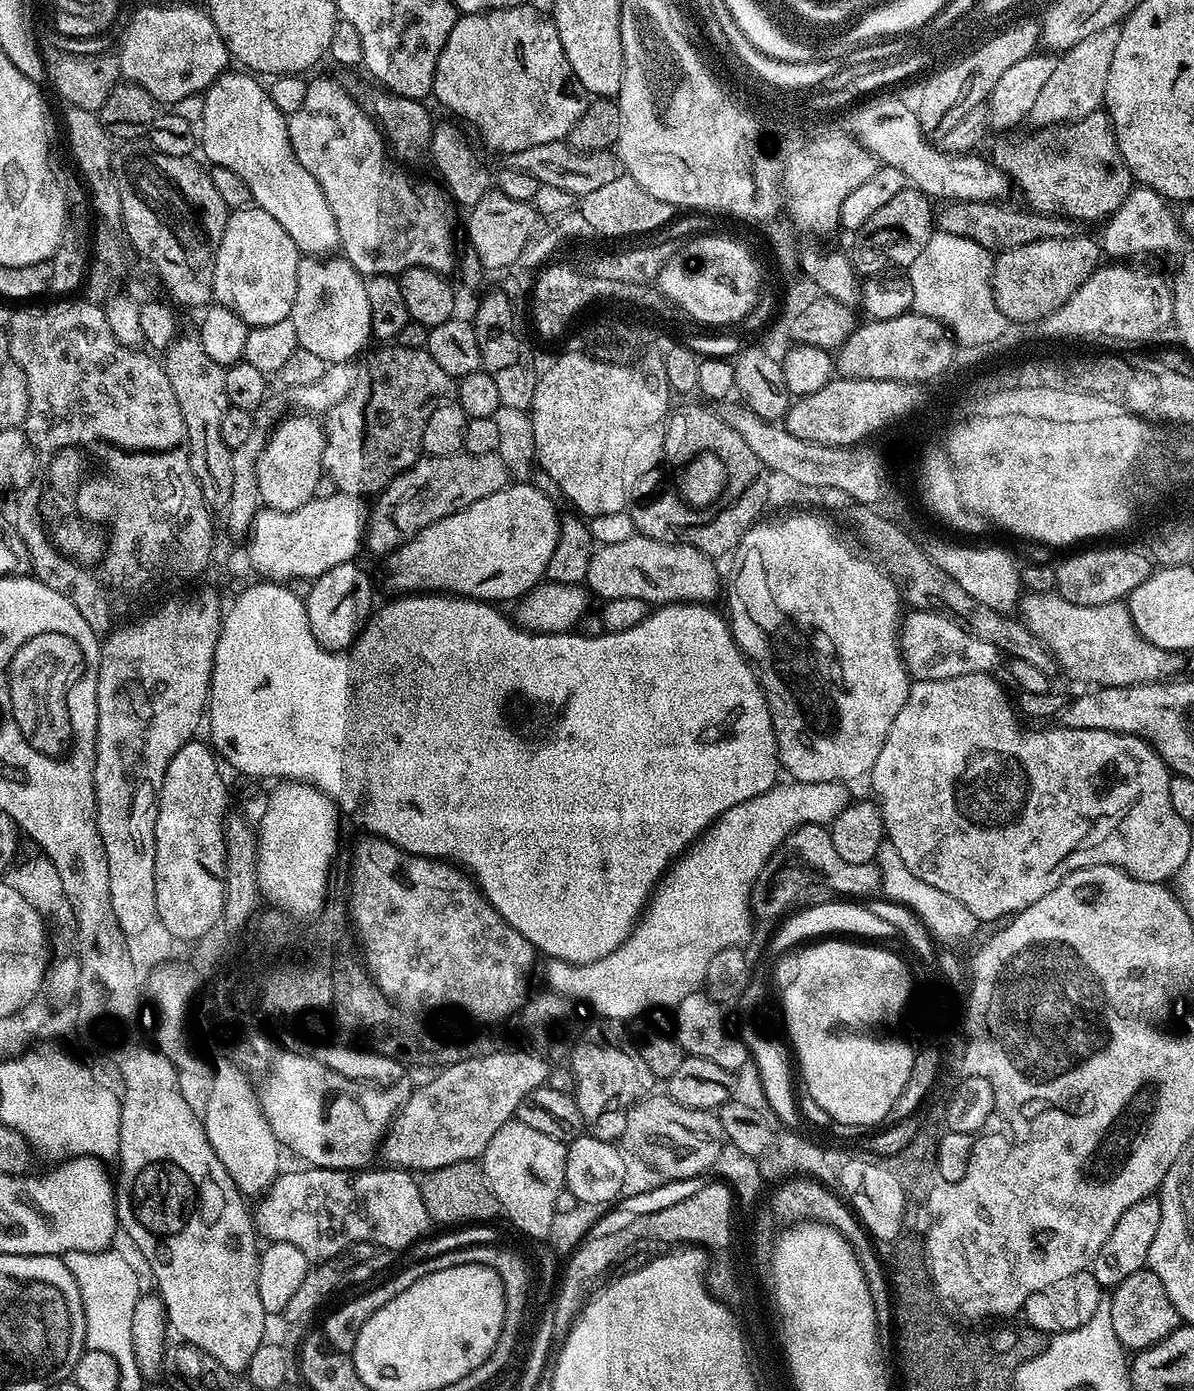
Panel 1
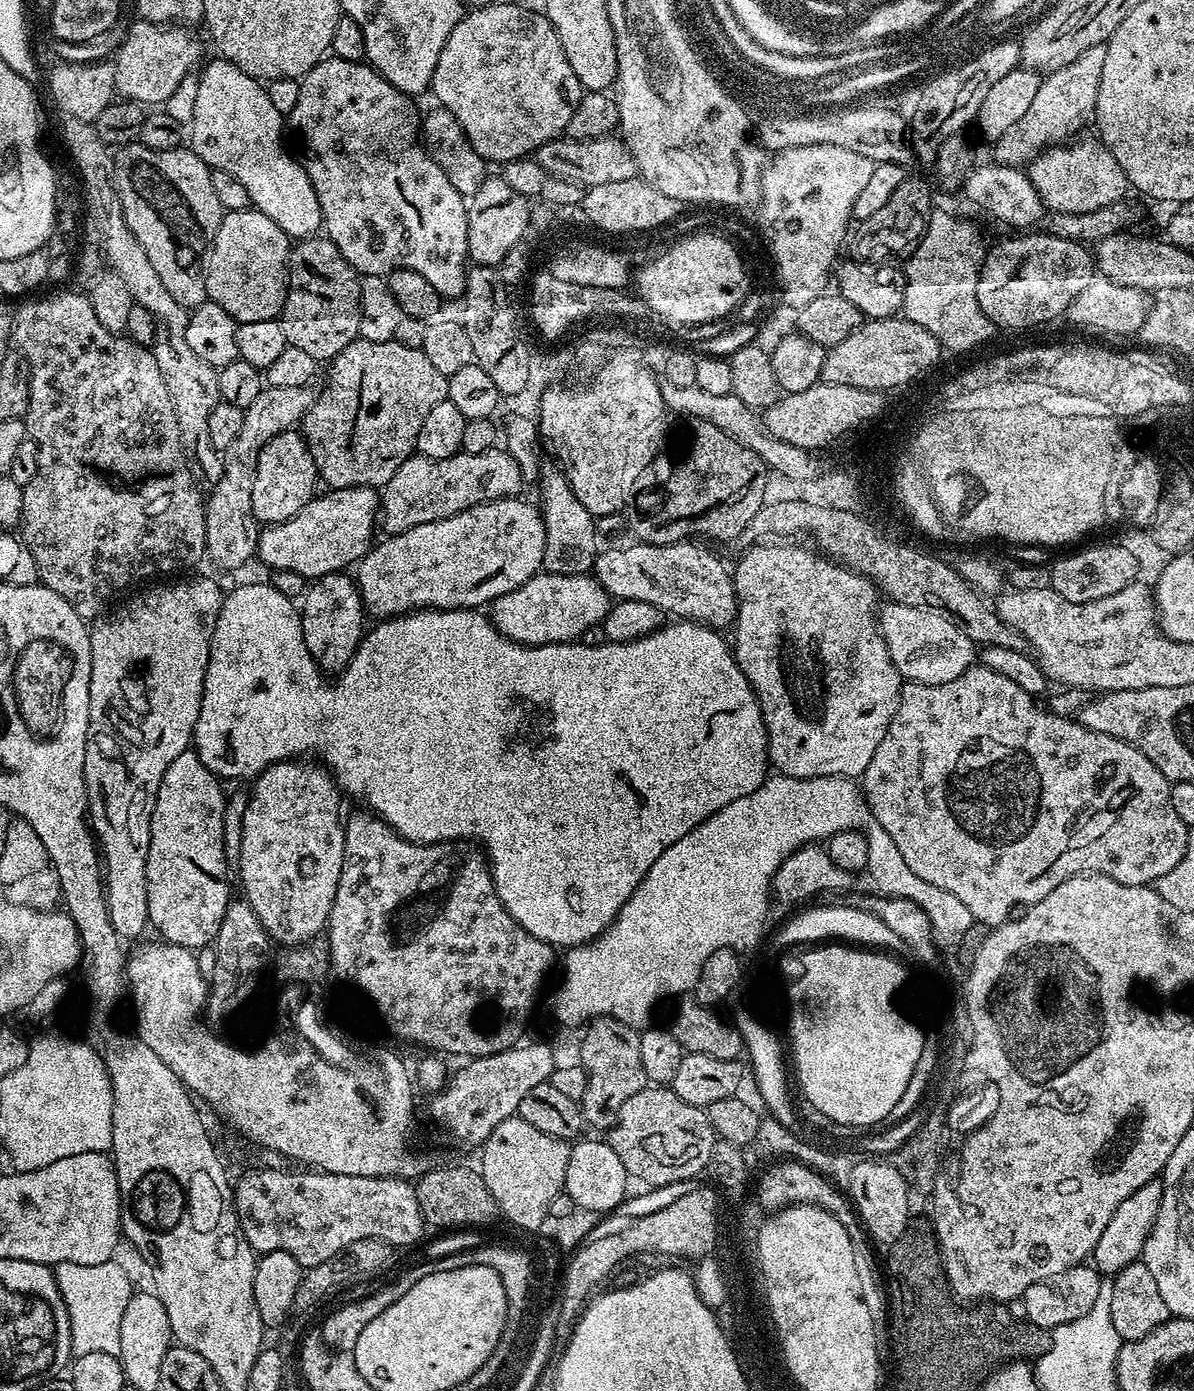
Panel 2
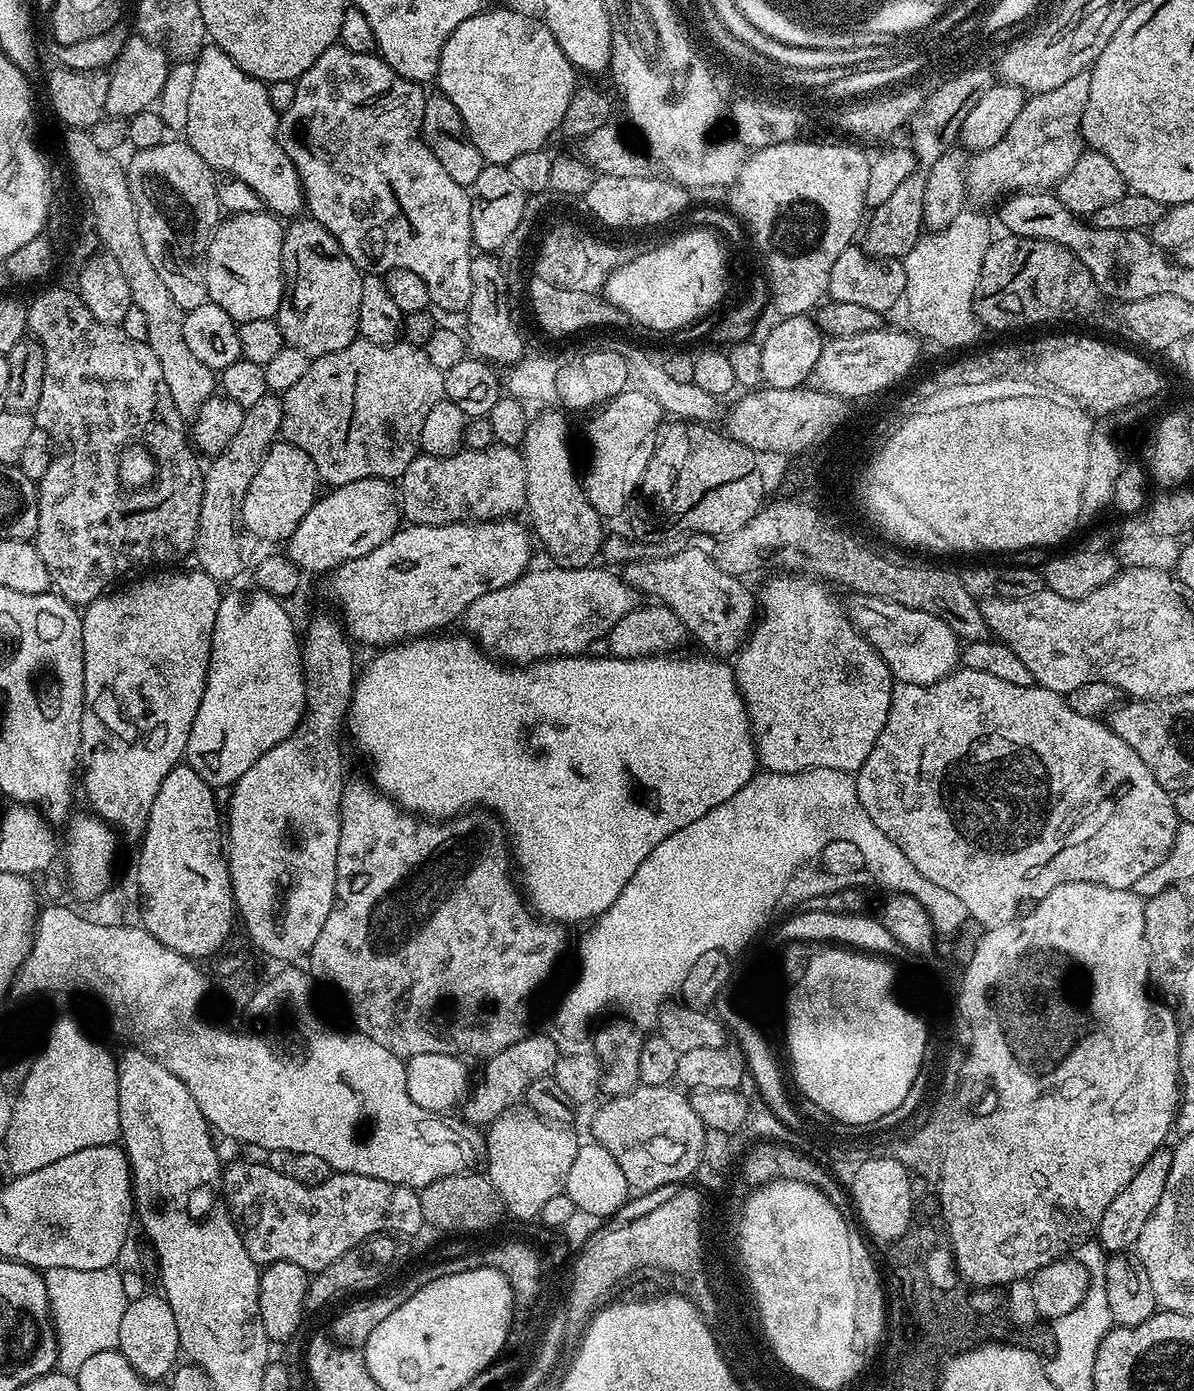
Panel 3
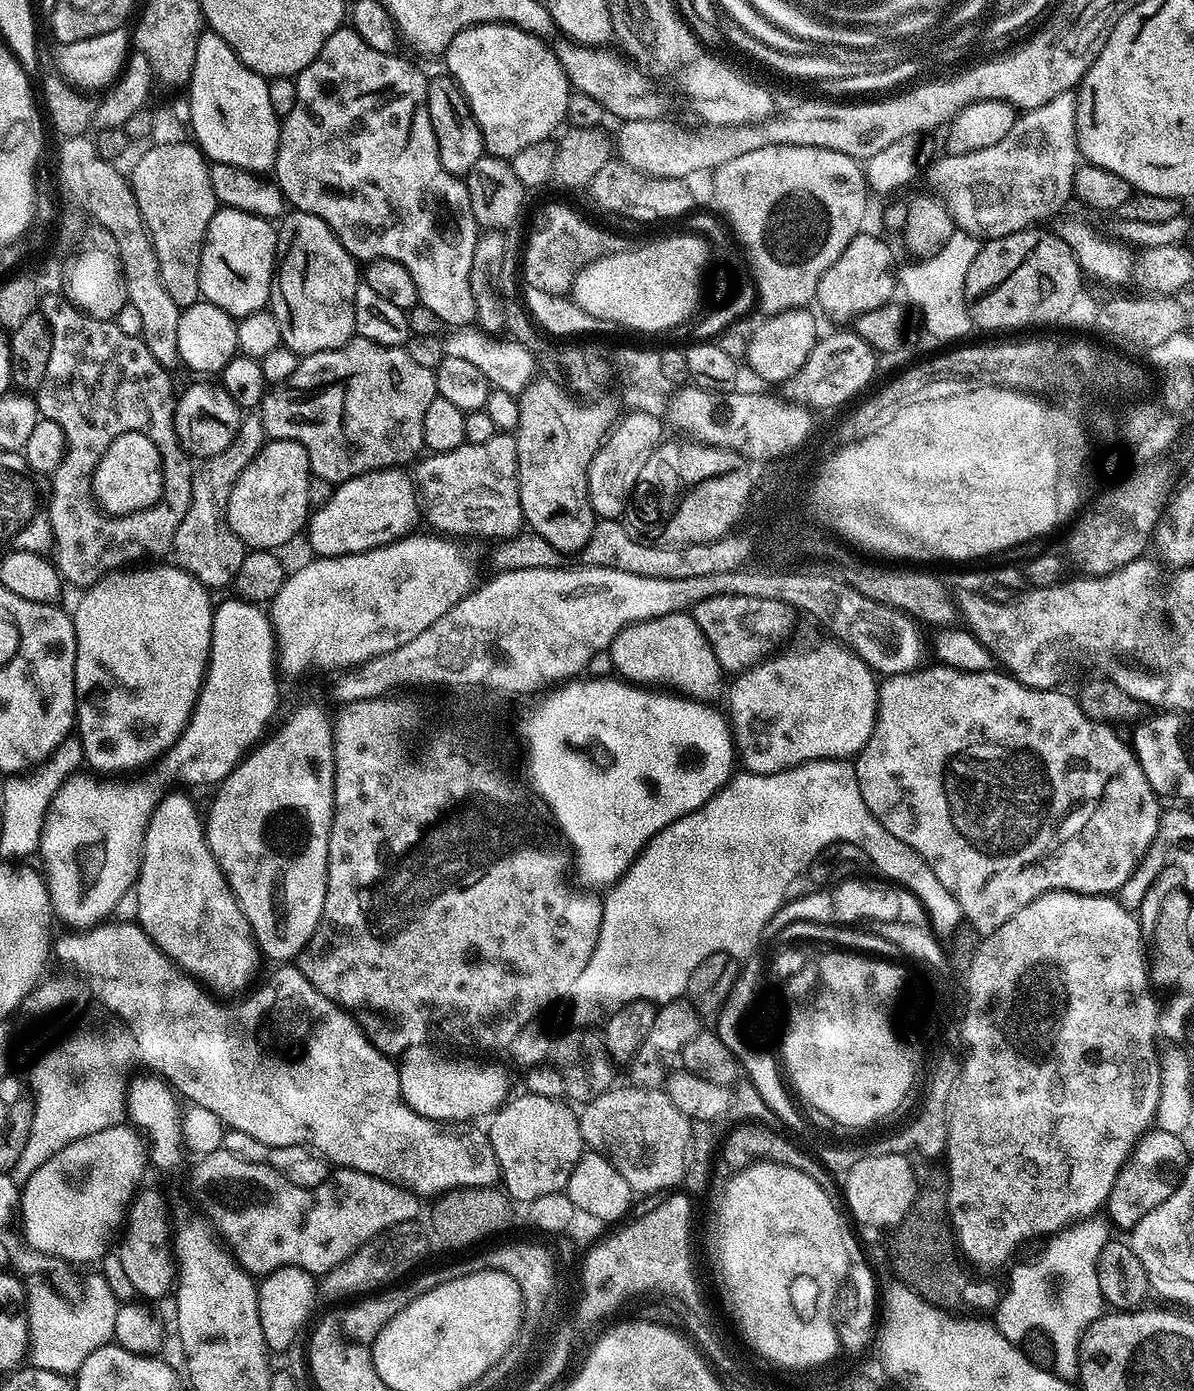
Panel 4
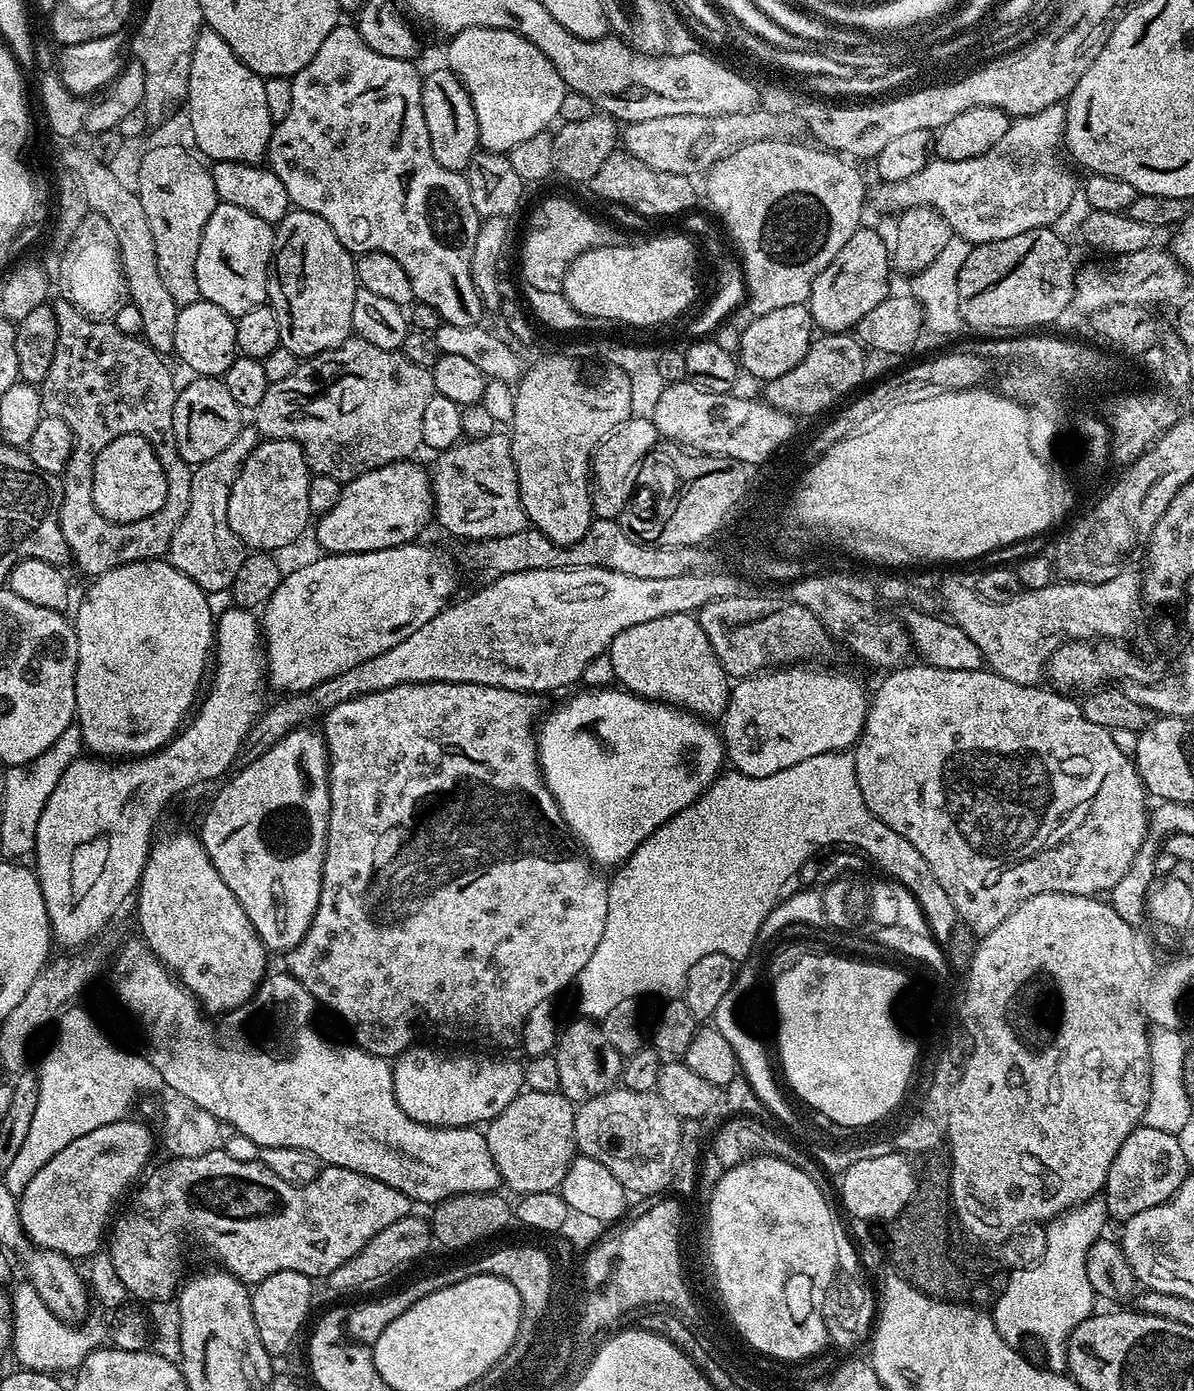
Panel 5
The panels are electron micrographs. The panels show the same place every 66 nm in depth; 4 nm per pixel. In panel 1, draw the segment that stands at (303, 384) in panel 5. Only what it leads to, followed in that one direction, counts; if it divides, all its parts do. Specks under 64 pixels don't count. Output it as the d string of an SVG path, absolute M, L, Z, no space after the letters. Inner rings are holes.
M384 346L365 372L359 373L356 384L346 398L329 409L323 417L324 467L323 475L332 479L331 487L338 492L354 494L361 498L383 492L399 472L405 472L422 455L422 430L426 430L426 418L434 414L440 404L451 401L456 395L457 381L427 350Z

